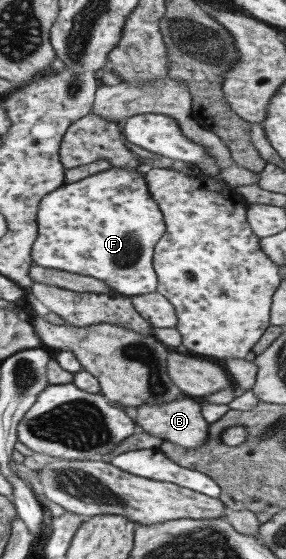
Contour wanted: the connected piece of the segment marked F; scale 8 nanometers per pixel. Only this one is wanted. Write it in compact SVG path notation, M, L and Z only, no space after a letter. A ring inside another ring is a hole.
M111 165L110 169L95 173L94 175L90 175L90 177L85 177L80 181L67 184L64 183L58 189L53 189L48 195L45 195L42 198L37 211L38 231L36 241L34 242L31 251L32 261L34 264L41 265L45 268L59 269L100 279L100 281L107 283L111 287L112 295L120 294L131 298L135 295L152 293L157 289L157 273L153 266L155 245L160 241L160 238L164 235L166 229L162 214L159 205L152 199L147 181L145 180L145 175L142 174L142 172L135 170L134 168L119 168Z

